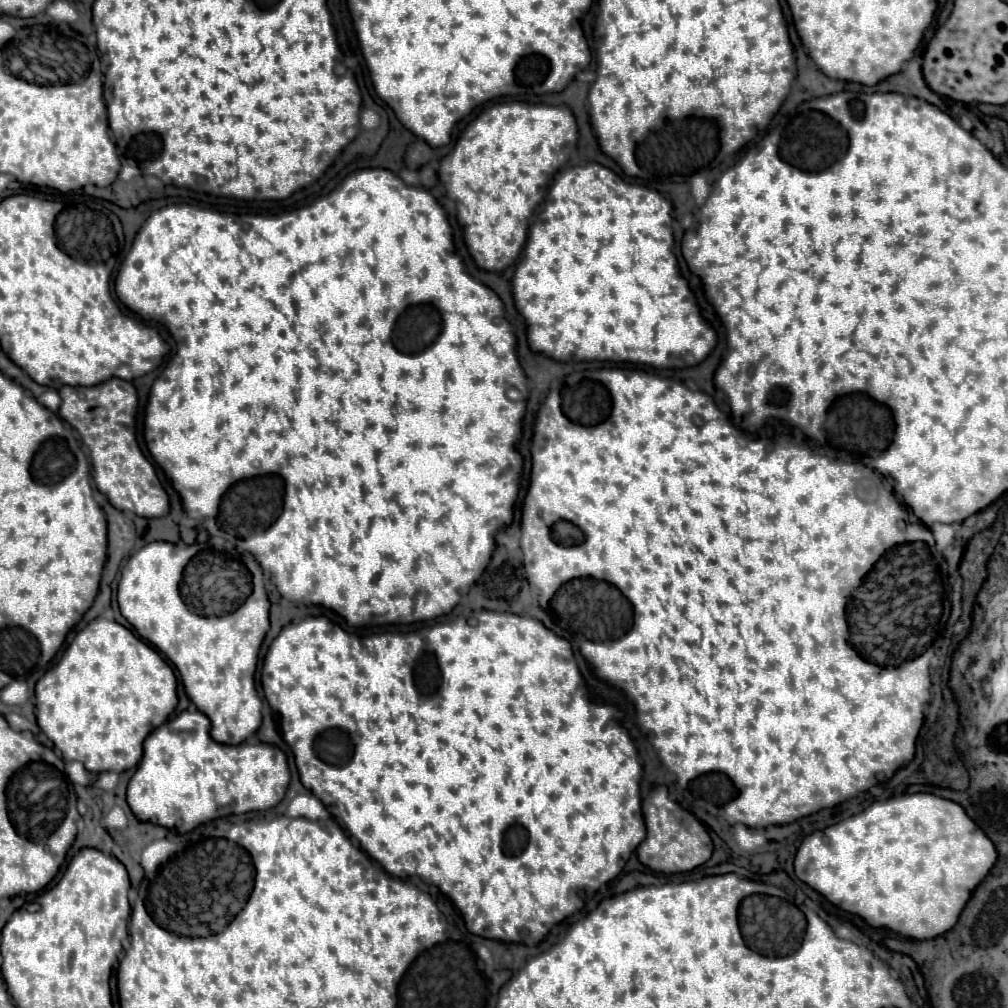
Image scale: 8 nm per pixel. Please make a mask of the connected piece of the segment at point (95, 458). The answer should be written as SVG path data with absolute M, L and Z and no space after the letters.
M111 378L107 382L101 382L101 384L89 386L89 388L85 388L85 386L61 386L59 396L61 396L59 416L79 432L81 442L91 452L91 468L93 468L93 480L95 480L97 490L103 492L109 498L109 502L121 512L133 512L133 514L143 516L143 518L165 516L169 512L167 494L165 494L159 478L155 476L153 464L143 456L143 452L137 444L137 436L135 436L137 392L135 392L133 384L129 384L127 380Z

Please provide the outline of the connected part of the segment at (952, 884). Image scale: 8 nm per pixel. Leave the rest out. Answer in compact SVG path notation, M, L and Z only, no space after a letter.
M933 794L897 796L875 802L863 812L825 830L809 834L795 854L795 876L831 904L857 914L873 928L887 928L905 938L935 938L957 924L973 888L989 874L997 860L993 842L975 826L965 810Z

